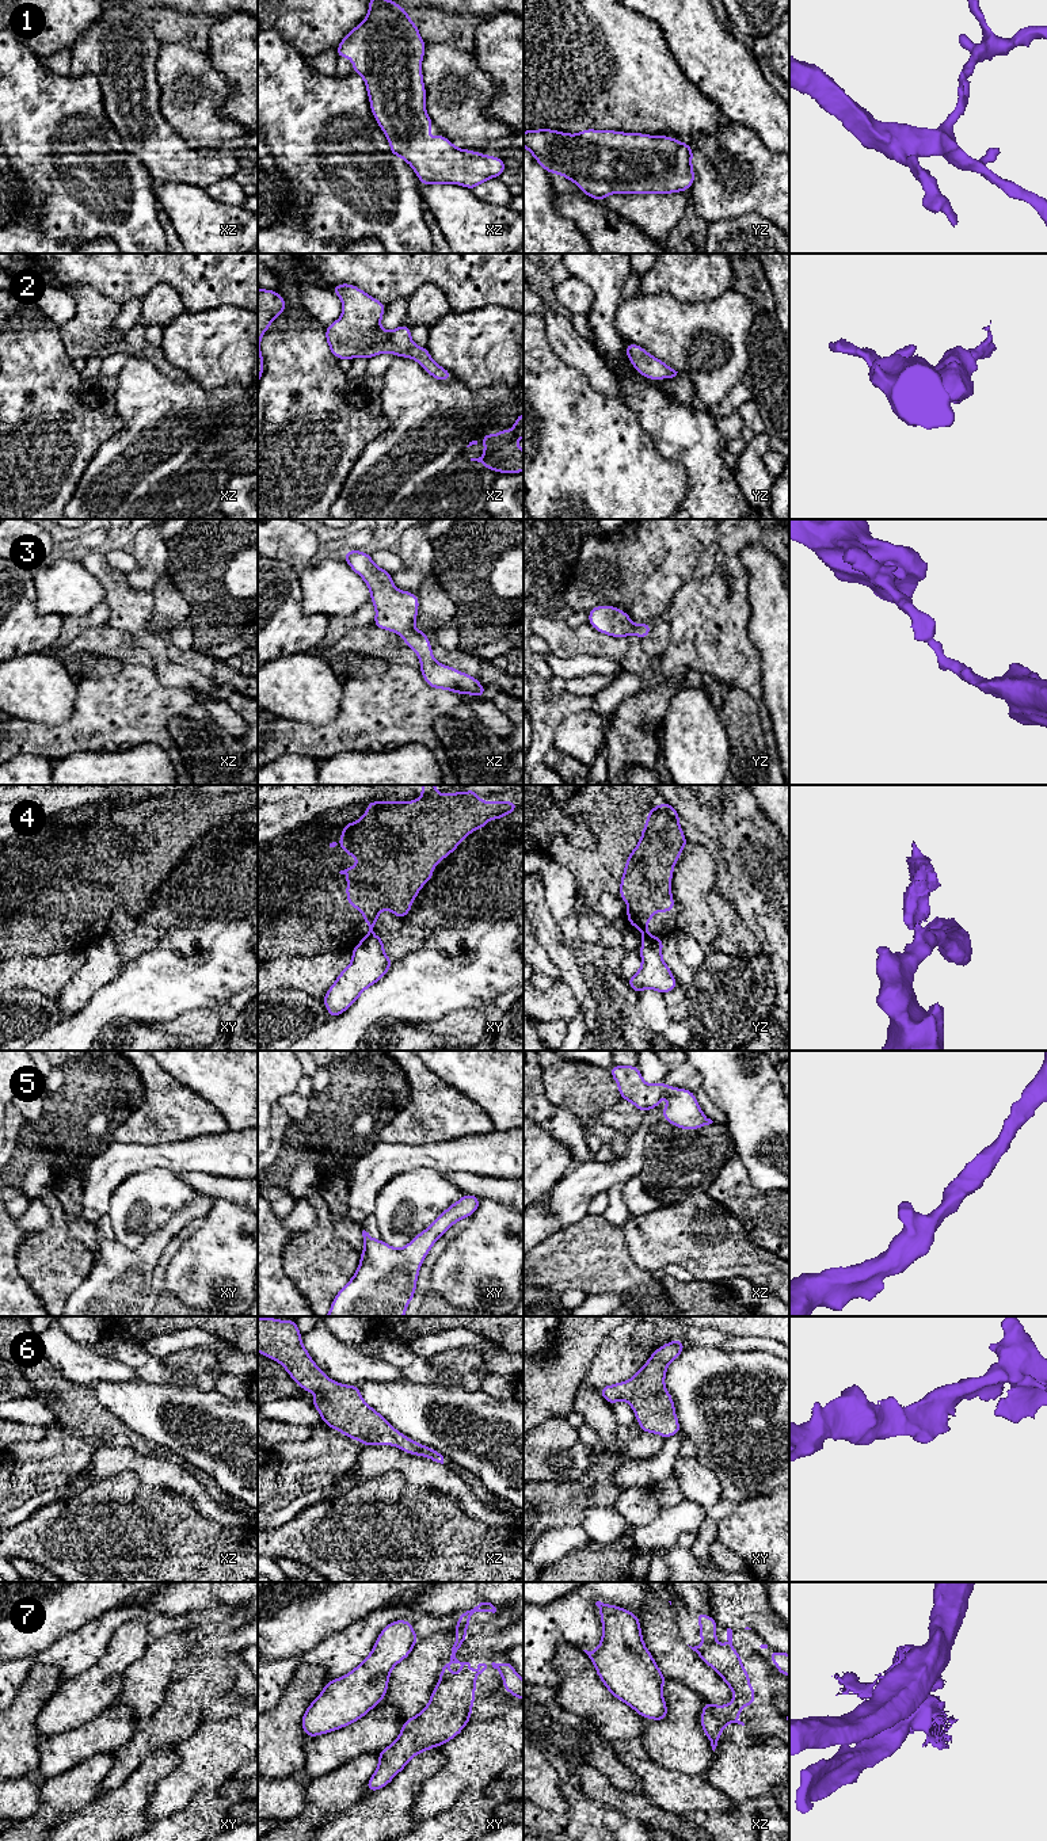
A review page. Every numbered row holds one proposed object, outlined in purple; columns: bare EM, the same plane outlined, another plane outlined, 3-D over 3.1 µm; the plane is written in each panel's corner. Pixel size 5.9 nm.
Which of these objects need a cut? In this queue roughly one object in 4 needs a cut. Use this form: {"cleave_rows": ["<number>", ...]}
{"cleave_rows": ["4", "7"]}

